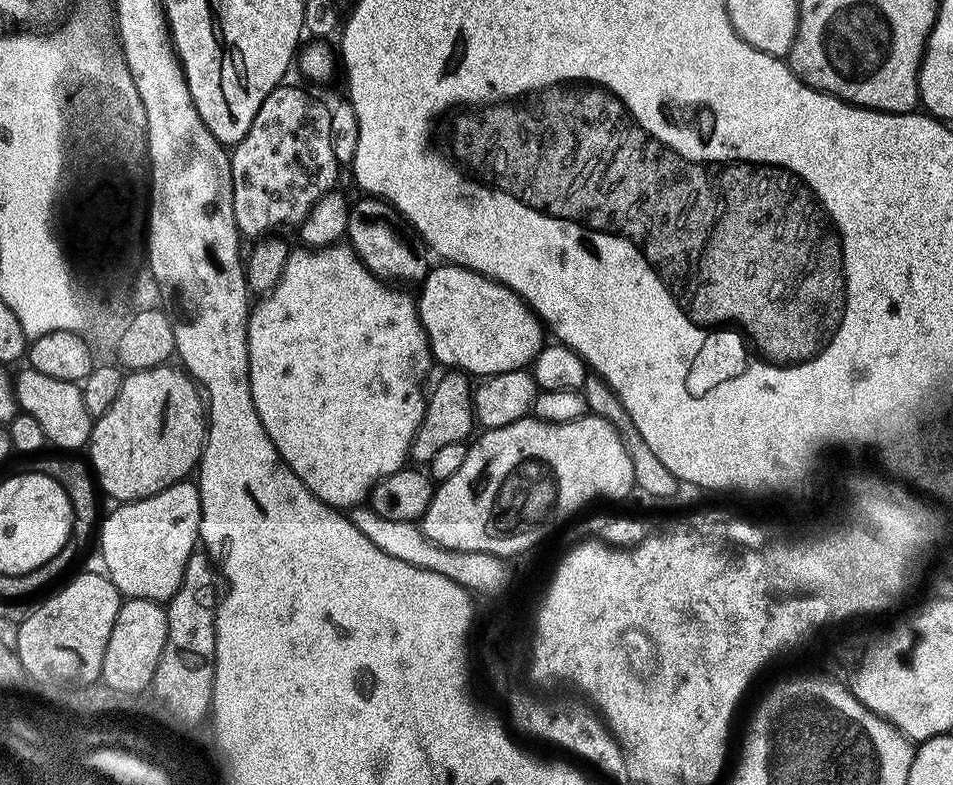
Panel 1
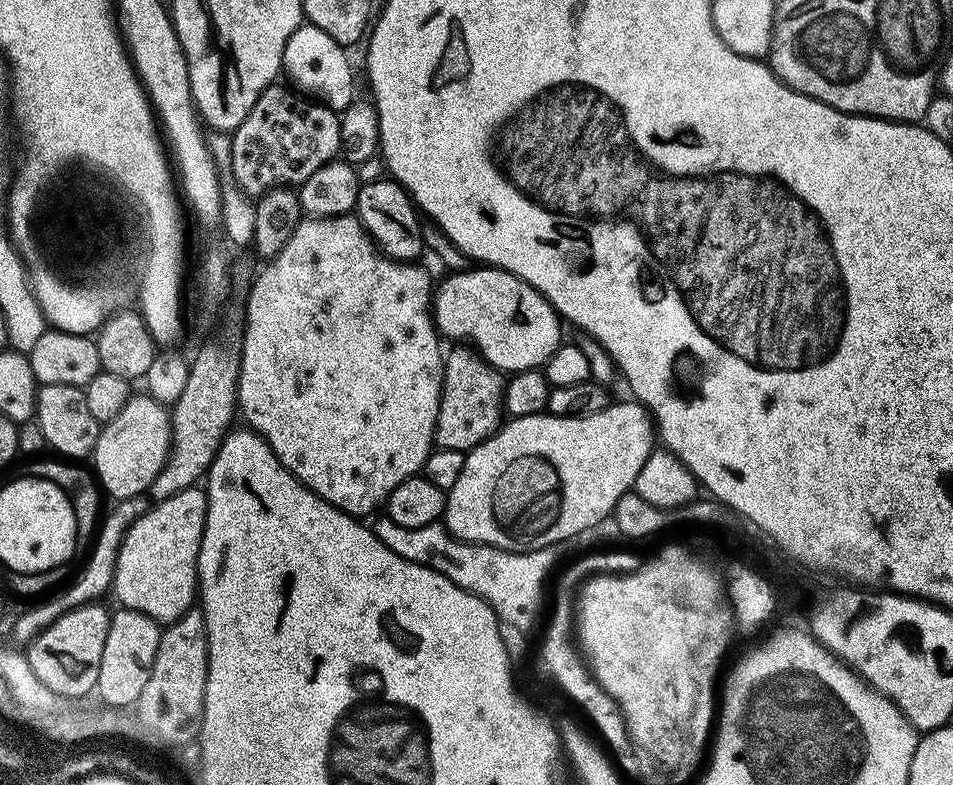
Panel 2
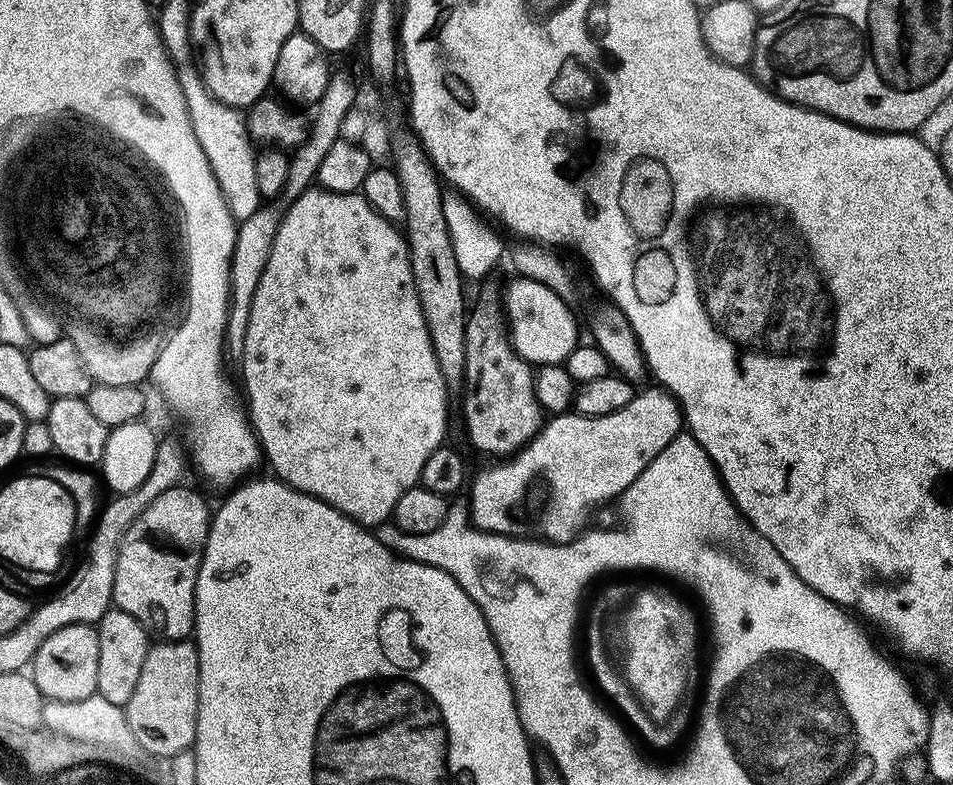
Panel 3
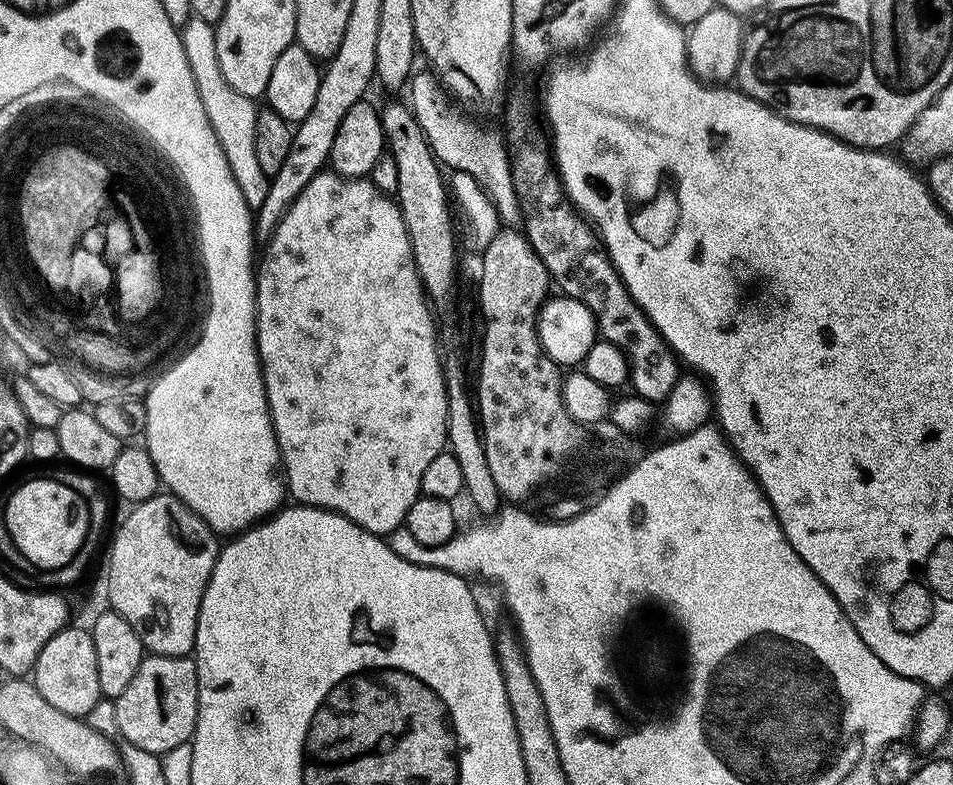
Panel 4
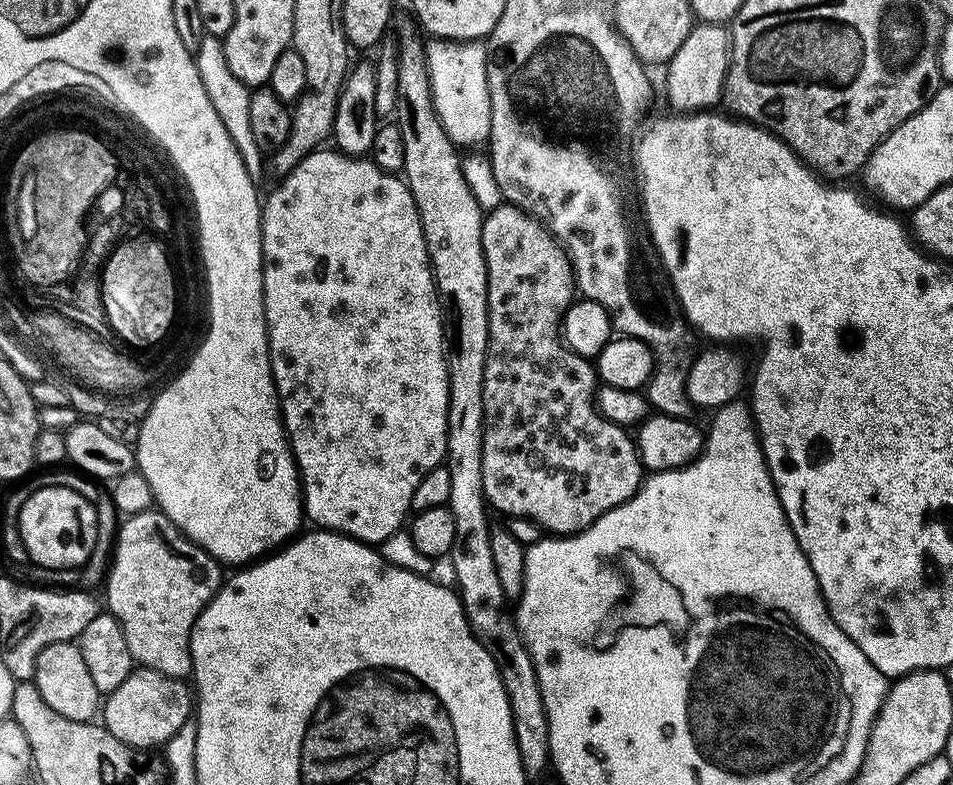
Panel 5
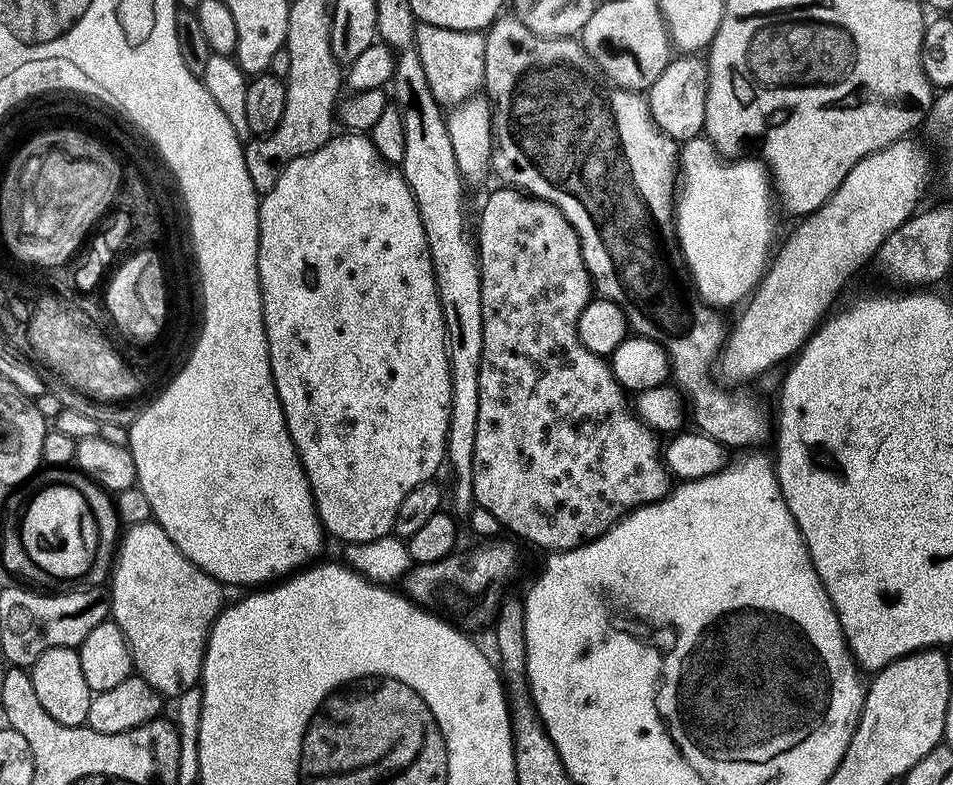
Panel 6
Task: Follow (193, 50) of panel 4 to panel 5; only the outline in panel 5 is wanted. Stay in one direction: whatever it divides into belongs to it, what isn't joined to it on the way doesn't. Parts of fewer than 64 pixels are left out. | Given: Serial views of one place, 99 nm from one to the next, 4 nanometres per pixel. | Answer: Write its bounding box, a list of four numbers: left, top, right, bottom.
[195,34,266,182]

